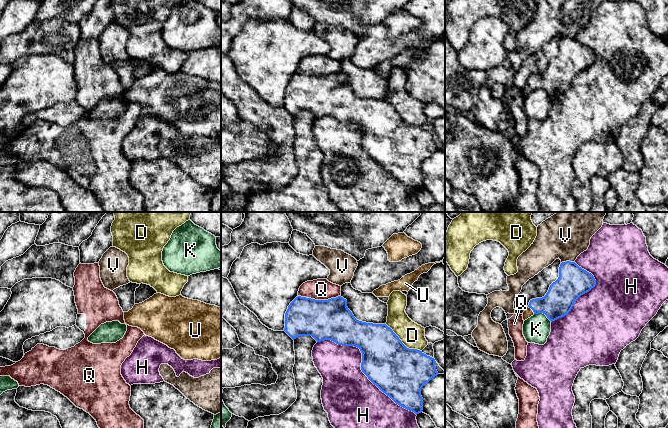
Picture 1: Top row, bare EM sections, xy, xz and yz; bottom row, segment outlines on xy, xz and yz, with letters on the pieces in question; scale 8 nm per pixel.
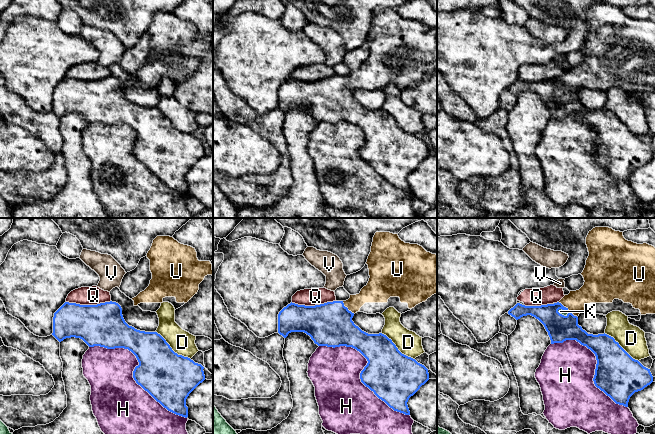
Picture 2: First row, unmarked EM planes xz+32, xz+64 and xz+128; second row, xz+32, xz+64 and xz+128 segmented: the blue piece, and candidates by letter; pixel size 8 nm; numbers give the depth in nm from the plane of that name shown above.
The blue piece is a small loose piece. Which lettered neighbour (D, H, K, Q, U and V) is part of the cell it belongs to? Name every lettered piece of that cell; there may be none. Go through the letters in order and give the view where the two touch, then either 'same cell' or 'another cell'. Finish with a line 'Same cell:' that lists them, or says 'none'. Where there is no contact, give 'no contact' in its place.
D: xz | another cell
H: xz | another cell
K: yz | another cell
Q: xz | another cell
U: yz | same cell
V: yz | another cell
Same cell: U

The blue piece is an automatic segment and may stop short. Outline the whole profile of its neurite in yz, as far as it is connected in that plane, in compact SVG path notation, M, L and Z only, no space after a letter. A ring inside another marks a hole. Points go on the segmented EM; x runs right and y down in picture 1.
M562 262L559 277L553 282L546 295L532 299L523 312L523 320L534 314L543 313L552 322L567 315L575 301L596 285L594 276L575 262Z

